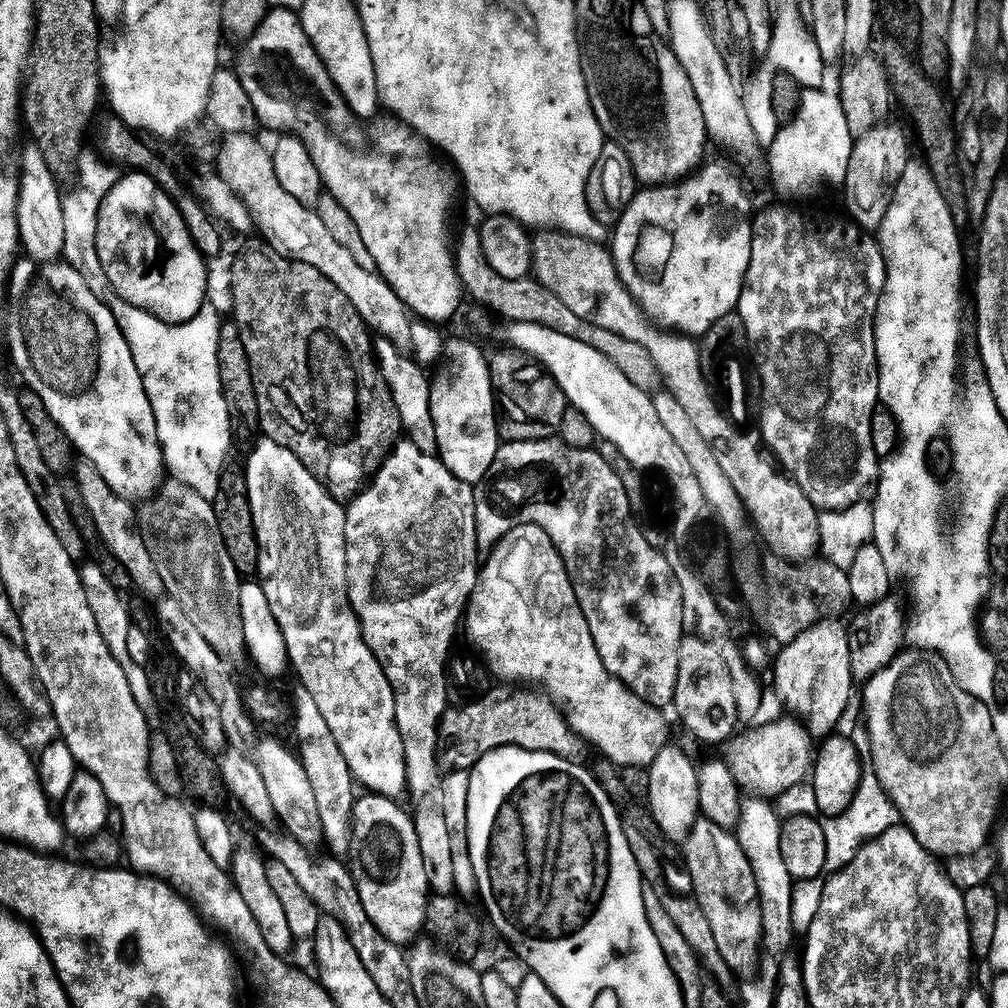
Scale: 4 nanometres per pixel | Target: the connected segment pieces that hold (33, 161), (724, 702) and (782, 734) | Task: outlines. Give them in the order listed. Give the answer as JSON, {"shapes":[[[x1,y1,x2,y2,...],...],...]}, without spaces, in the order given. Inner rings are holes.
{"shapes":[[[27,145,27,150,22,154,21,165,21,186,20,186,20,200,18,202,19,210,19,228,21,245,24,247,29,258,36,262,38,266,45,264,57,263,63,256,64,248,67,249,68,243,66,241,66,227,64,225,63,212,63,193,60,192,59,181,46,164,46,160,42,157,42,152,33,145]],[[688,634,679,646,679,666,674,682,674,708,683,724,702,742,718,744,737,733,740,721,721,645]],[[781,718,775,722,767,722,751,727,746,734,741,733,738,737,738,756,728,760,729,768,738,786,748,794,771,798,778,796,806,780,811,773,814,762,812,745,807,732,800,726,799,721,792,718]]]}

